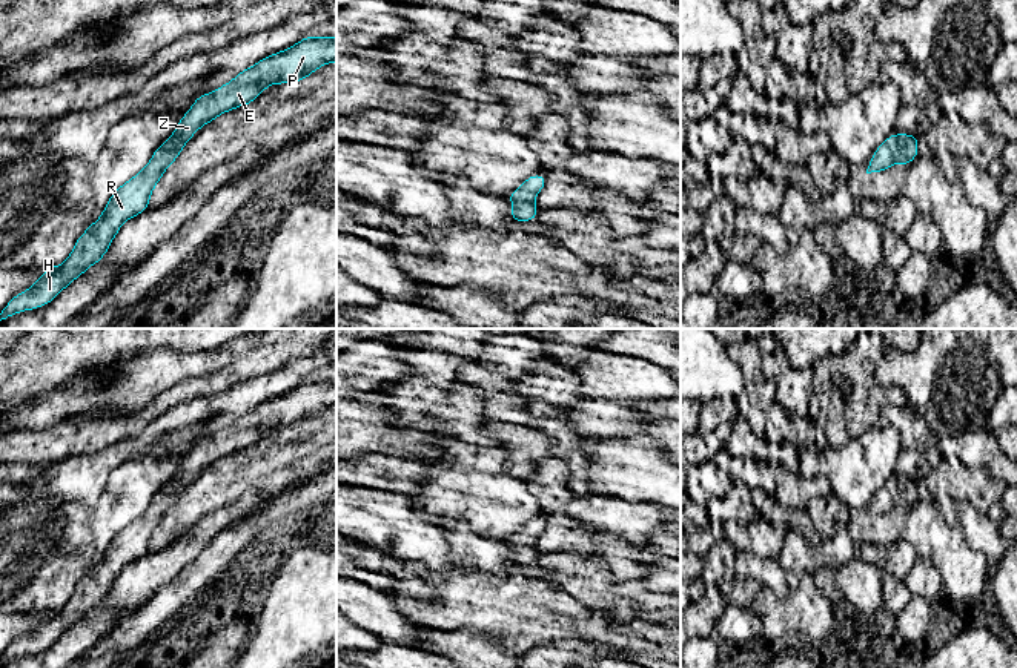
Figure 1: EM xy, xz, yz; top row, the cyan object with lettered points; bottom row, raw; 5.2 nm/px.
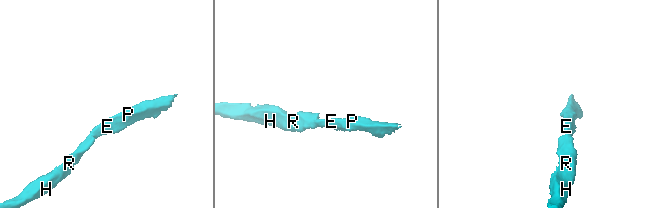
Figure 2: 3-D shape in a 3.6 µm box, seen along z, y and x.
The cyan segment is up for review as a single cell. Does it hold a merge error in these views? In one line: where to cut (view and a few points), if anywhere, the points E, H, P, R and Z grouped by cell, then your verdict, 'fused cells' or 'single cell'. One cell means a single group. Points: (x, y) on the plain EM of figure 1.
no cut | E H P R Z | single cell

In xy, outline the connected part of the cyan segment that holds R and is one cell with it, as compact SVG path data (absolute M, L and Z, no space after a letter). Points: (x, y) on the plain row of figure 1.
M307 379L296 389L244 413L227 428L198 441L171 482L155 493L151 505L111 539L103 557L75 585L71 599L60 610L46 611L28 634L15 639L0 656L0 665L46 650L88 611L98 607L121 568L149 551L149 541L164 514L201 470L220 458L253 447L273 427L306 424L313 415L332 405L336 405L336 381Z

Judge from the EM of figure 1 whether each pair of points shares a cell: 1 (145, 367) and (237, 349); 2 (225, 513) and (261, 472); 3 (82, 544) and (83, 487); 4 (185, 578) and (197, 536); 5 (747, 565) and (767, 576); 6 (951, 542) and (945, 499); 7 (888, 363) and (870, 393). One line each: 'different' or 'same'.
1: same
2: different
3: different
4: different
5: same
6: different
7: different

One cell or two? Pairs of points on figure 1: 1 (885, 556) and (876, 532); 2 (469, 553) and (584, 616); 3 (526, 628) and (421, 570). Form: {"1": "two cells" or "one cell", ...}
{"1": "two cells", "2": "one cell", "3": "one cell"}

